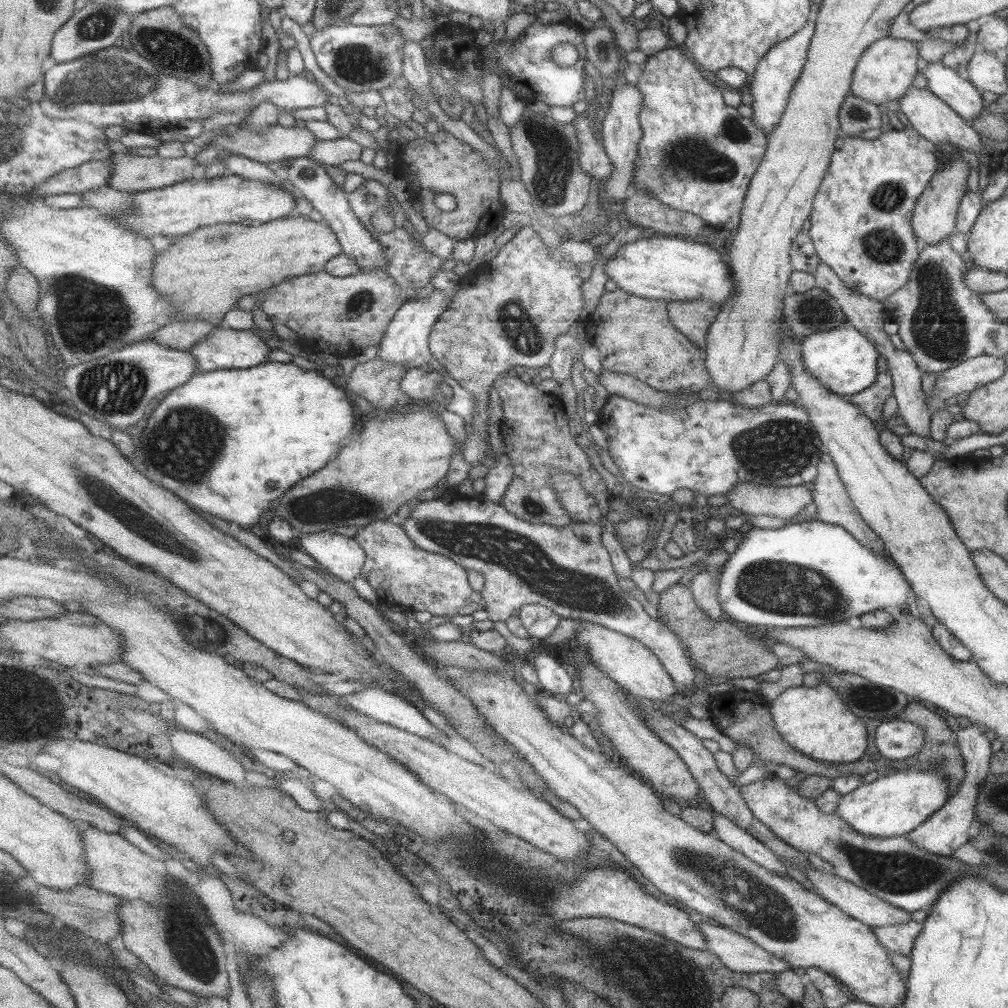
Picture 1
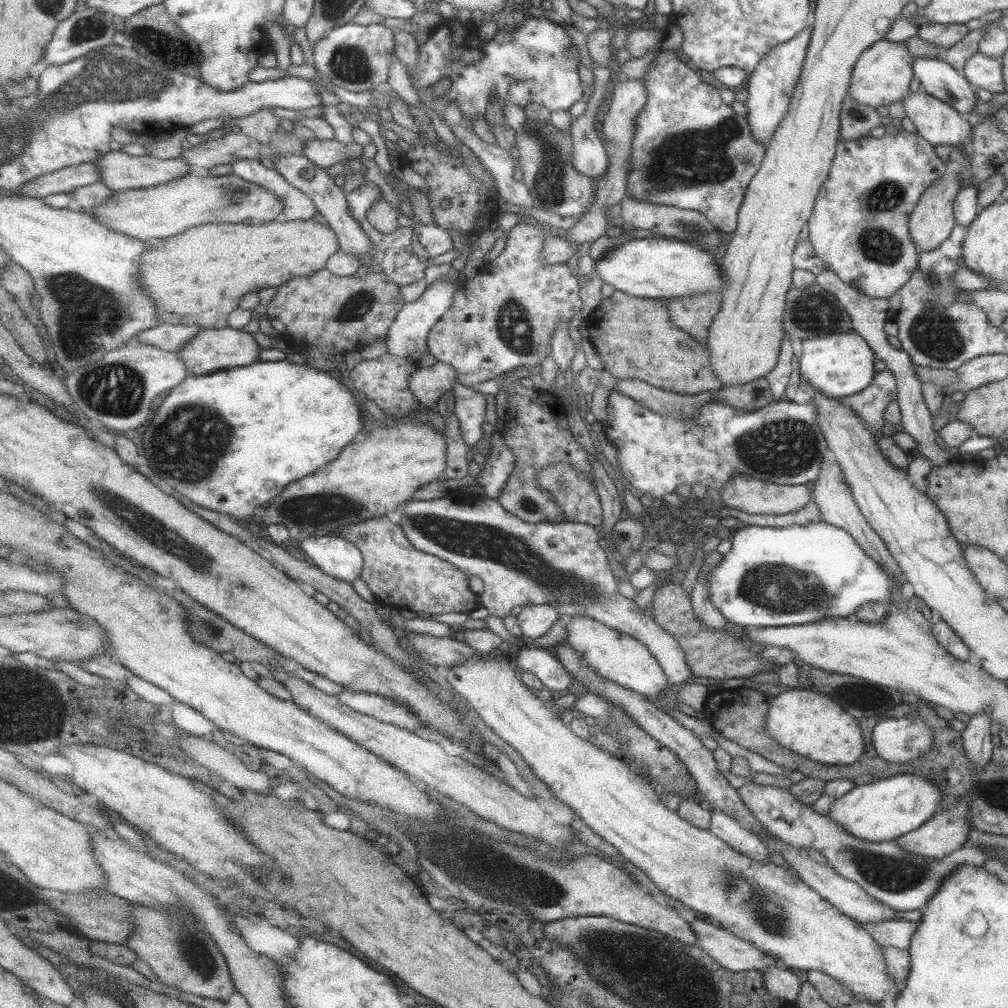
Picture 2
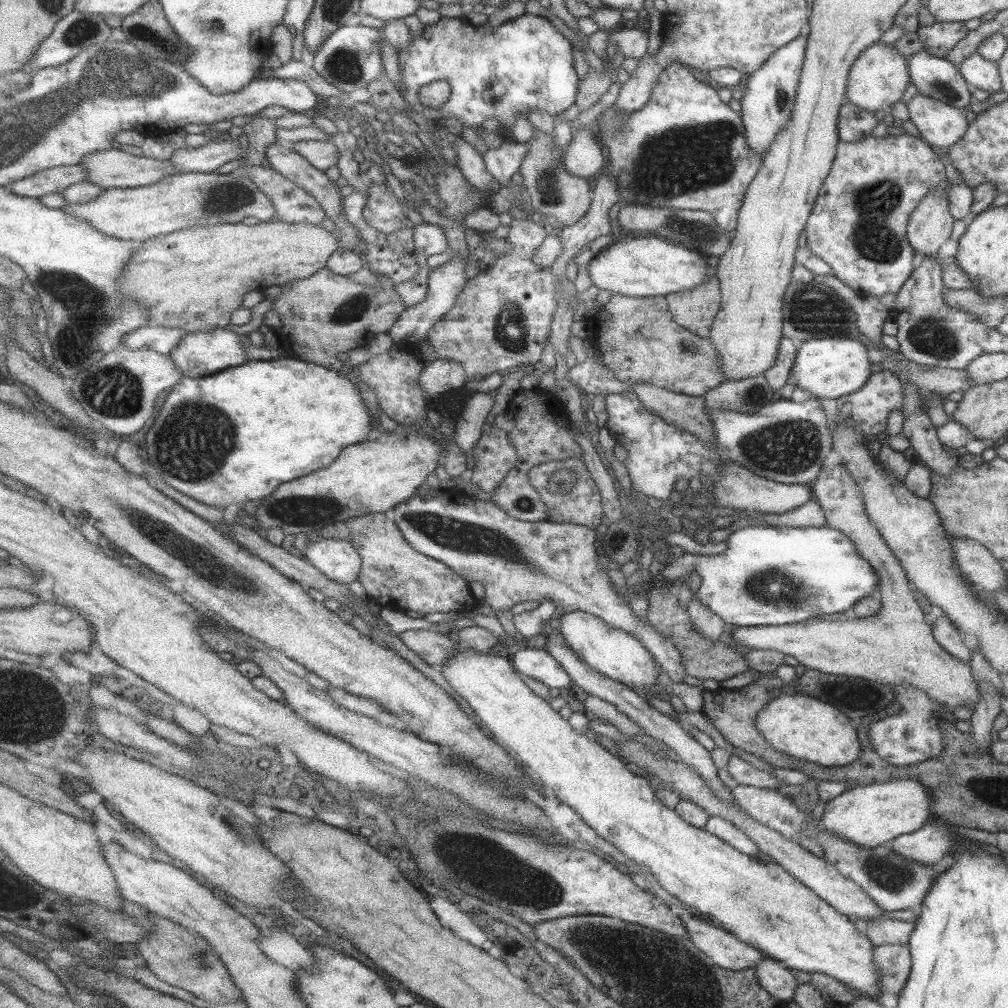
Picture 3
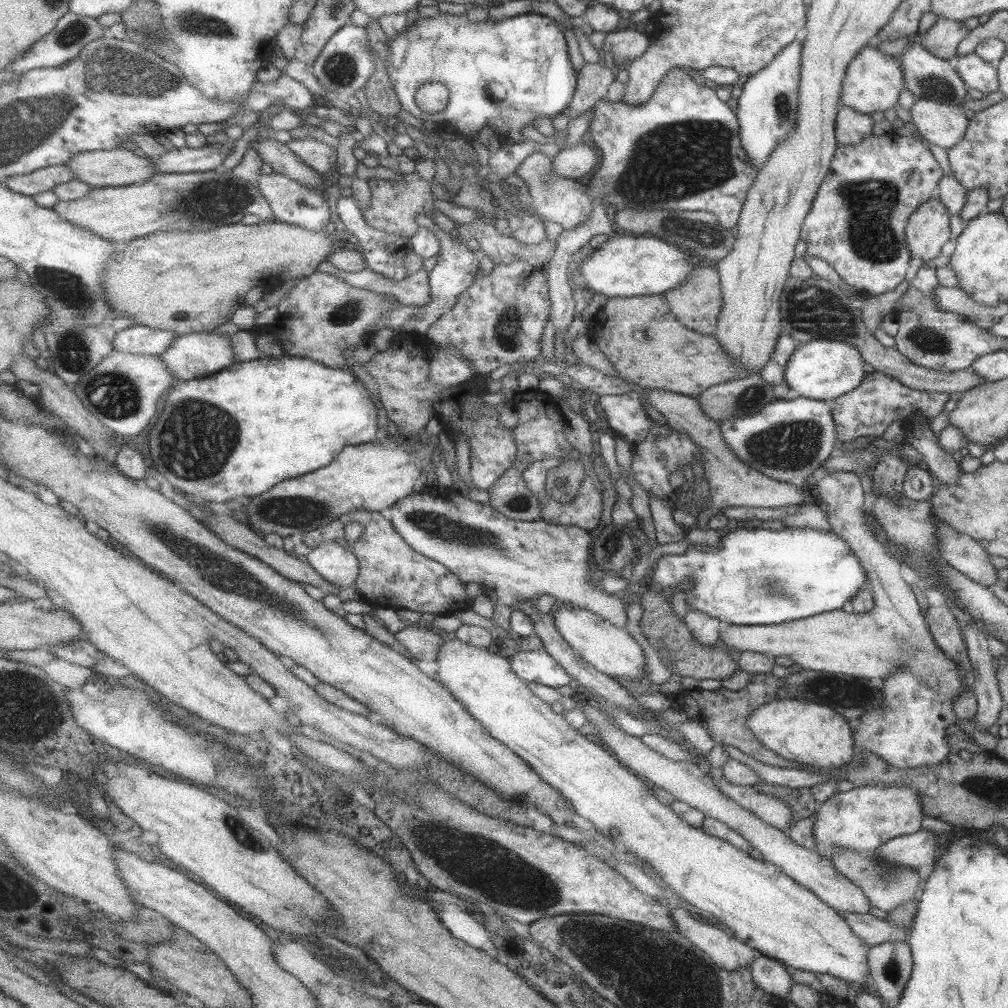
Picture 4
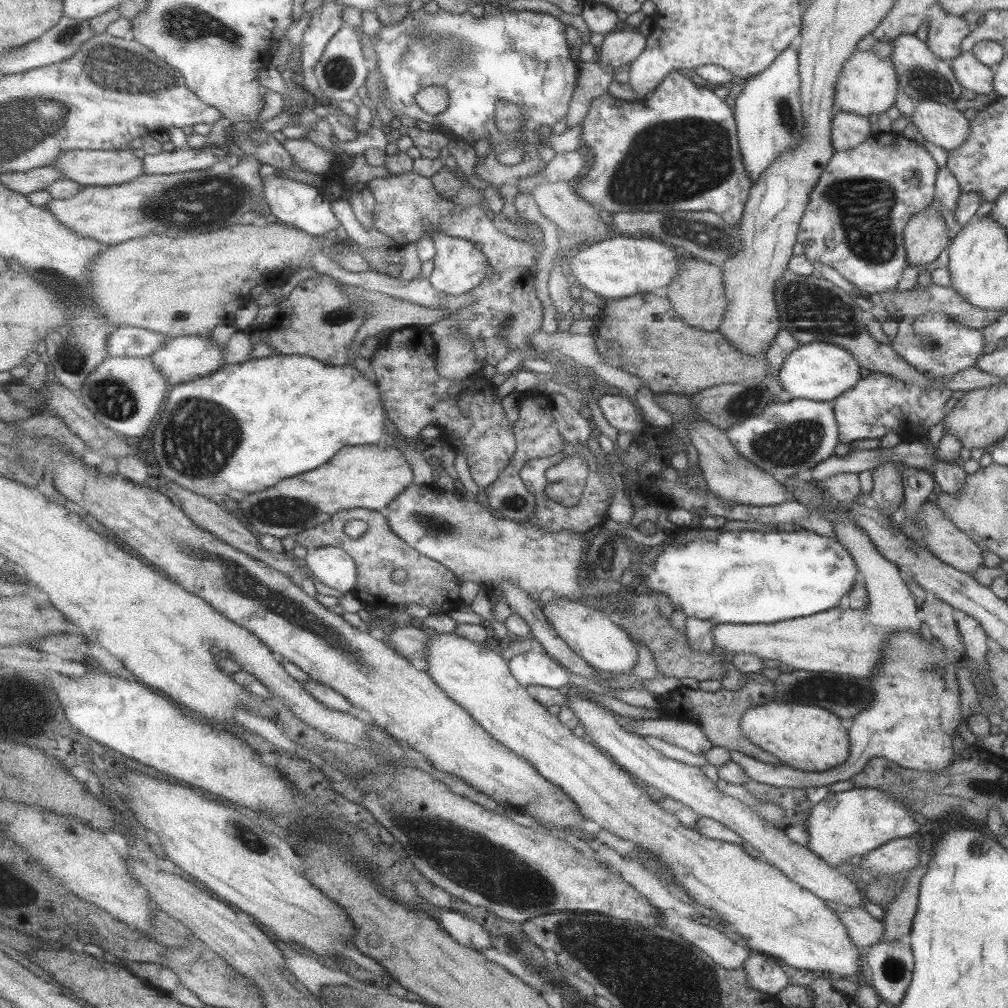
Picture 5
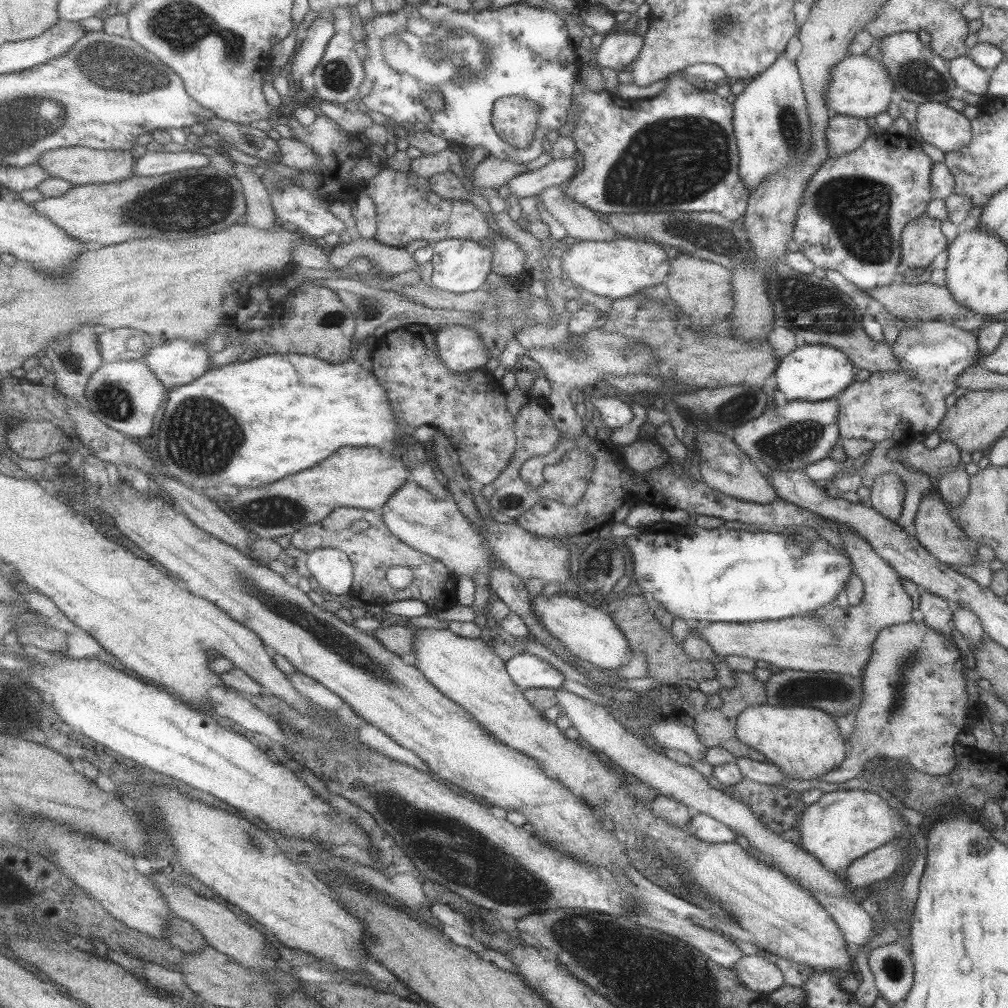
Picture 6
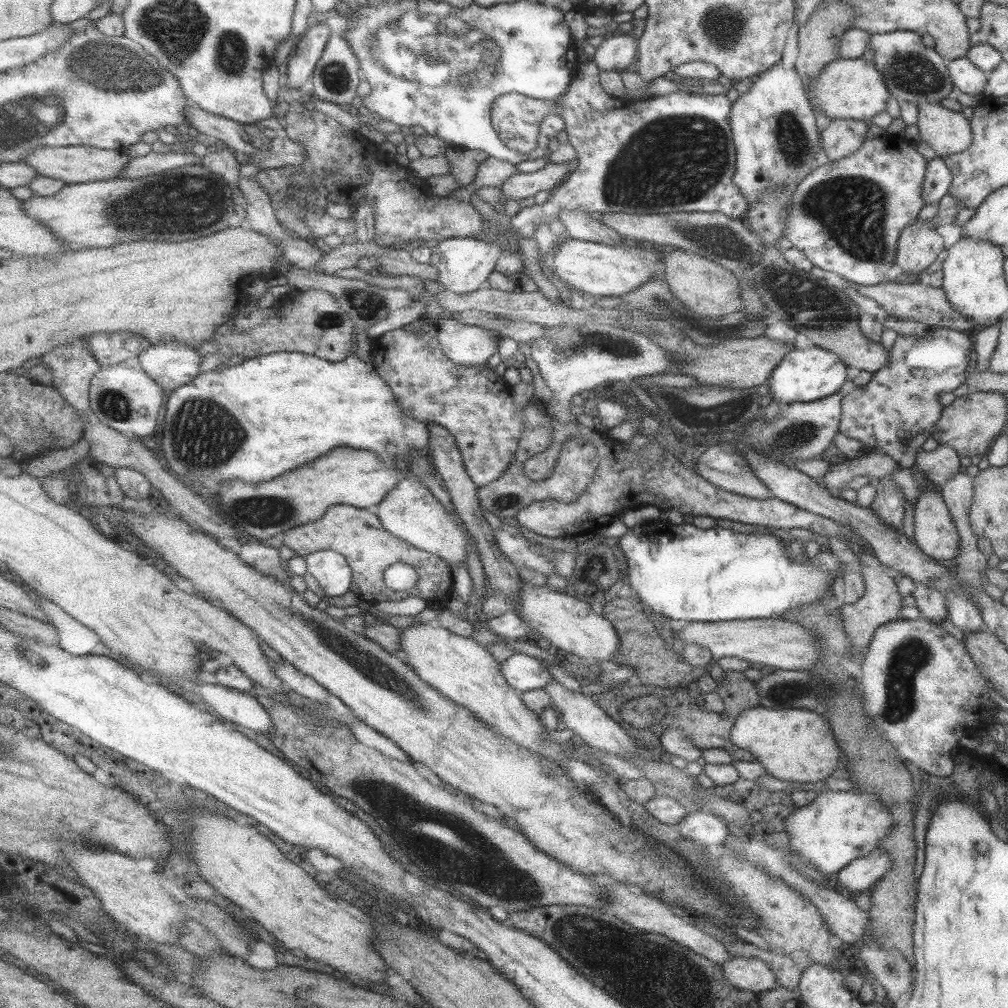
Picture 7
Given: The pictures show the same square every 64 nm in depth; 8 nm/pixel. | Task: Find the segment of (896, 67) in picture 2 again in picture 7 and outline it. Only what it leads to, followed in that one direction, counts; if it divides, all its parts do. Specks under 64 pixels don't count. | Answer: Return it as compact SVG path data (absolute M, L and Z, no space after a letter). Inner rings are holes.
M838 59L822 68L820 76L810 80L805 86L808 101L816 116L825 115L831 119L853 119L866 121L886 111L886 103L891 95L884 85L874 62L858 59Z

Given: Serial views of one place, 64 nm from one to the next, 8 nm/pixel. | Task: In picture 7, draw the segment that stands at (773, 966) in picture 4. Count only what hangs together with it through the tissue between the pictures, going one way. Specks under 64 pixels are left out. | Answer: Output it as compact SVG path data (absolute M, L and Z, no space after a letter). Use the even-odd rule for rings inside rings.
M734 957L722 963L722 970L724 970L722 981L728 981L738 990L759 993L777 986L774 972L758 958Z

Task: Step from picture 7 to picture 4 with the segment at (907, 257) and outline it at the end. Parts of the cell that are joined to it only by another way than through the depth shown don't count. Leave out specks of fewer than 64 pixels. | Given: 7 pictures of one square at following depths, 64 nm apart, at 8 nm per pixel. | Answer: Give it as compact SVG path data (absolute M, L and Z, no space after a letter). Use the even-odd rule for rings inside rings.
M936 194L910 215L905 237L911 258L928 262L936 258L950 240L950 214Z

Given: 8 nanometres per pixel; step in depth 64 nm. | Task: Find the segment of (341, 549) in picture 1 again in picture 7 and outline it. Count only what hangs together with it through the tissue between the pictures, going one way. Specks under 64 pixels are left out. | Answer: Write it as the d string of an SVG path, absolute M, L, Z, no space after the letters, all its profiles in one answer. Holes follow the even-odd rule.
M319 551L307 560L310 574L319 581L327 597L343 597L352 591L354 569L348 557L337 551Z

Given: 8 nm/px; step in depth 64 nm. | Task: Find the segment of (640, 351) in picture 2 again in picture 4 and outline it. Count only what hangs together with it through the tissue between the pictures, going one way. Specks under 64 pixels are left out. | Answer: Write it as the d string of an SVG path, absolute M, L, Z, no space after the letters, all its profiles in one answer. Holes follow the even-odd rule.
M664 294L609 298L607 305L592 319L587 334L595 340L614 368L617 368L620 378L643 388L656 388L697 397L712 385L738 380L751 374L750 371L741 370L726 349L722 348L716 336L700 334L686 328L671 311Z

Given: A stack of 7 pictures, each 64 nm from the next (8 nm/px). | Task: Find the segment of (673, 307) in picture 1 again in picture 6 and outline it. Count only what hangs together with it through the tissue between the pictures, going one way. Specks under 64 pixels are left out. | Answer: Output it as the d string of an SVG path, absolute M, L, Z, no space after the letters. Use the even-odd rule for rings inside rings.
M675 250L671 254L670 270L666 278L669 296L680 311L689 316L694 327L710 328L728 318L734 310L731 270L704 260L701 256Z

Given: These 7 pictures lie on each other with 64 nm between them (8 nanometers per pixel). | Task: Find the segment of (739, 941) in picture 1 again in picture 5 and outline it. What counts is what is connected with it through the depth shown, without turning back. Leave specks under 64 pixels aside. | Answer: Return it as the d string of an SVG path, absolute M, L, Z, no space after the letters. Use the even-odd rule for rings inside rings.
M676 910L660 911L659 925L682 935L682 938L692 942L696 948L702 949L722 968L740 968L752 954L752 950L748 946L734 942L721 930L682 918Z

